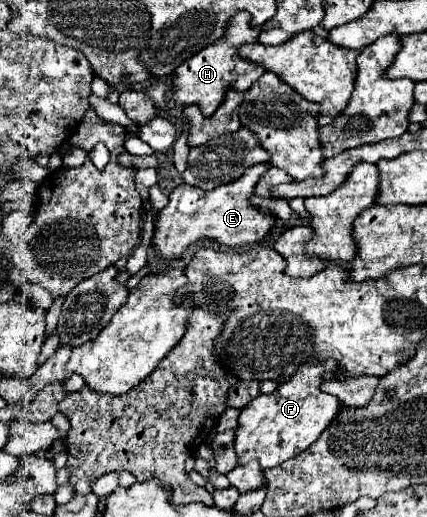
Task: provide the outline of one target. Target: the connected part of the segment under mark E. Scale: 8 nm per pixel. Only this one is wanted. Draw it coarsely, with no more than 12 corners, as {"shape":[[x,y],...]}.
{"shape":[[270,162],[202,190],[180,184],[154,248],[178,258],[200,238],[254,244],[276,216],[252,204]]}

